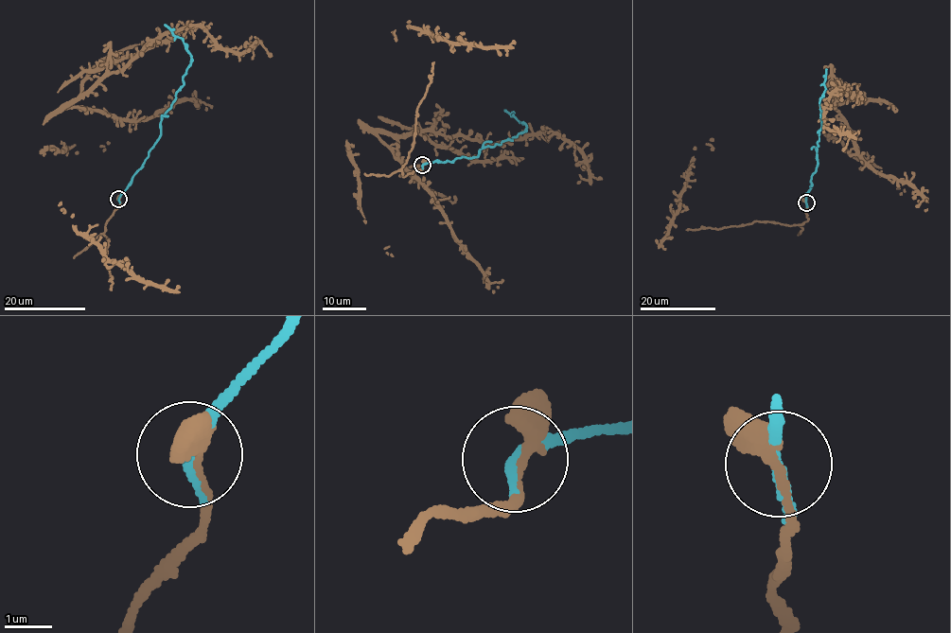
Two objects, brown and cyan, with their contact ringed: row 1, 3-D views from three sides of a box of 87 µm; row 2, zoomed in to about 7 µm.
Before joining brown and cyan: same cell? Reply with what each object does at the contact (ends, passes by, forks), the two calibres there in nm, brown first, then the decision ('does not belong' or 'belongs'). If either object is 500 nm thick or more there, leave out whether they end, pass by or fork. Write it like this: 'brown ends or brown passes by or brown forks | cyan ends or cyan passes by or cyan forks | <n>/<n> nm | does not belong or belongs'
brown passes by | cyan passes by | 280/190 nm | belongs

